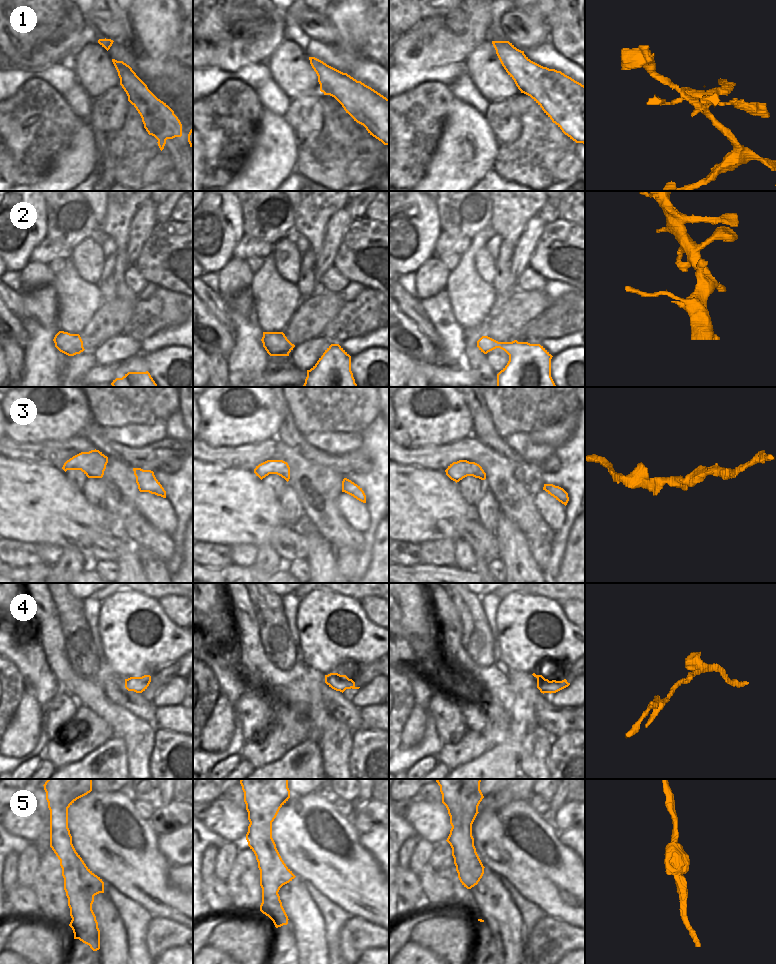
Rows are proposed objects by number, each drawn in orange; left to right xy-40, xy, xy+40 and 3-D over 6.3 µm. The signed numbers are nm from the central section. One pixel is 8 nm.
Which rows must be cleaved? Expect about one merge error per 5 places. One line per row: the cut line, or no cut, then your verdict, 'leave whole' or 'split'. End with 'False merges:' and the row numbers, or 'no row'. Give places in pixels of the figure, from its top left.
1: cut xy-40 (137, 77), (153, 95); split
2: cut none; leave whole
3: cut none; leave whole
4: cut none; leave whole
5: cut none; leave whole
False merges: 1

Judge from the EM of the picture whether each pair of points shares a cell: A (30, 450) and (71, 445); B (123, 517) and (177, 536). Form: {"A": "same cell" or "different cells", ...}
{"A": "same cell", "B": "different cells"}

